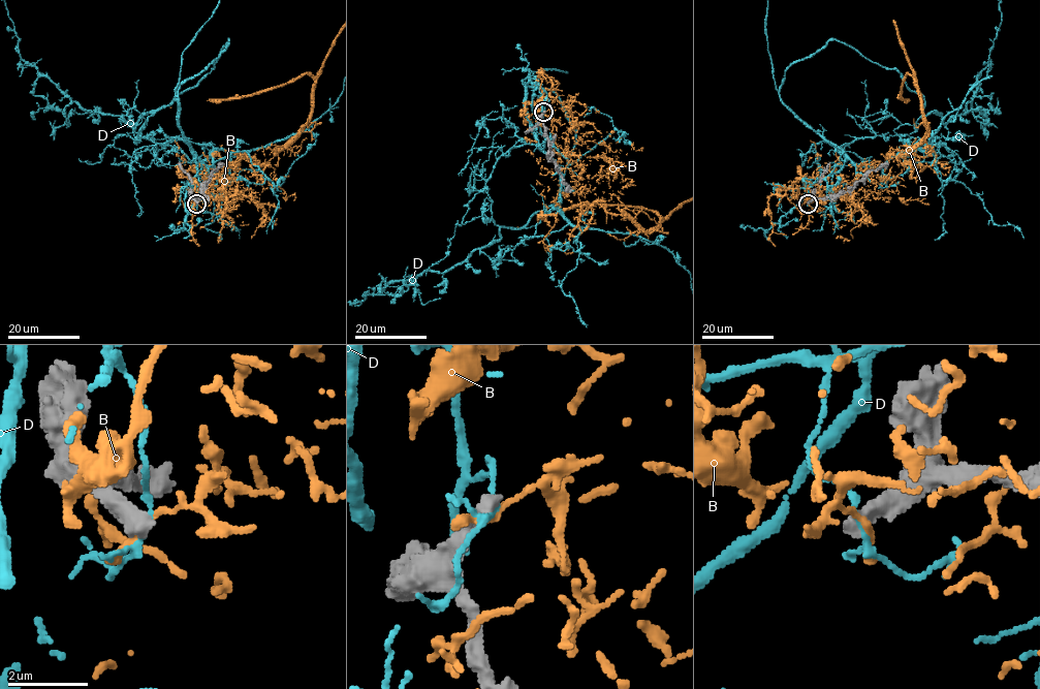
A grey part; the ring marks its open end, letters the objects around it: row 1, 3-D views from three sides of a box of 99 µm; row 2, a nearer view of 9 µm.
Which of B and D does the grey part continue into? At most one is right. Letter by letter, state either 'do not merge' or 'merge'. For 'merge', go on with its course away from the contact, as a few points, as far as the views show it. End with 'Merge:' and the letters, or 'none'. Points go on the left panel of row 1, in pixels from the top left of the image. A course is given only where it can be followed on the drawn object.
B: do not merge
D: do not merge
Merge: none

